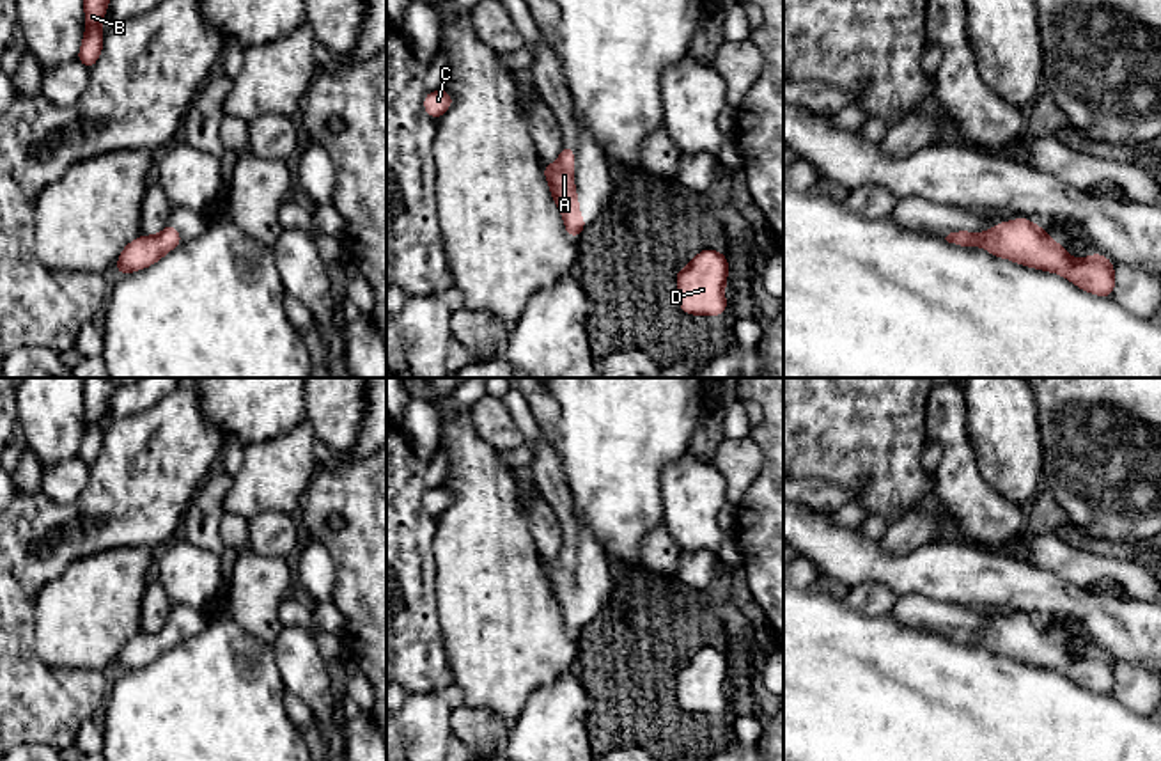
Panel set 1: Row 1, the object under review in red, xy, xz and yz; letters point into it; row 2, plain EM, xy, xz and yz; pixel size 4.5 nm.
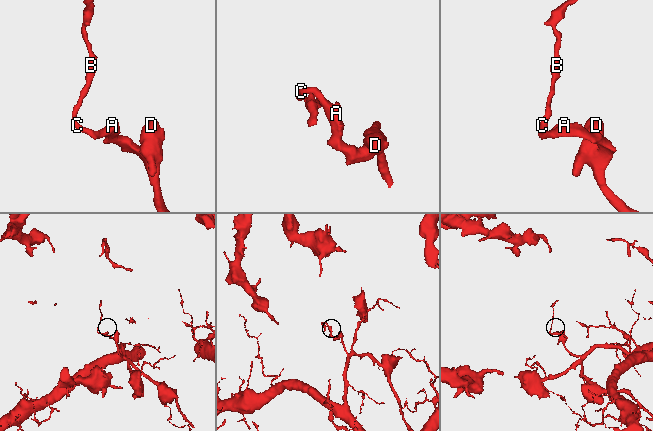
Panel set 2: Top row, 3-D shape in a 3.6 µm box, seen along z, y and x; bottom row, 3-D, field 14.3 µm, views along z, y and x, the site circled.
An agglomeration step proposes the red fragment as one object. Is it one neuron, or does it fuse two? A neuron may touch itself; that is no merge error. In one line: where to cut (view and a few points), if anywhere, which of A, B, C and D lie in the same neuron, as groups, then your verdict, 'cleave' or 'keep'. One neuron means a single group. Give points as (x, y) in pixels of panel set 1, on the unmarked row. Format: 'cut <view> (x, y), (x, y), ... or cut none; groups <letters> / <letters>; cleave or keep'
cut none; groups A B C D; keep

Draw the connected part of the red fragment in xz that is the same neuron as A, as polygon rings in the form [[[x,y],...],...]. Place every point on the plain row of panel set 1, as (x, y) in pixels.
[[[564,541],[558,557],[553,562],[542,561],[542,569],[551,594],[564,614],[564,626],[576,639],[580,630],[587,624],[587,617],[580,612],[574,584],[574,546]]]

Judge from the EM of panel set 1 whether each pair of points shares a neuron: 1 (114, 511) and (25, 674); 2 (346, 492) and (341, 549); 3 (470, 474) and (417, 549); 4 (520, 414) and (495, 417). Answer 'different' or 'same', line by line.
1: same
2: same
3: different
4: different

